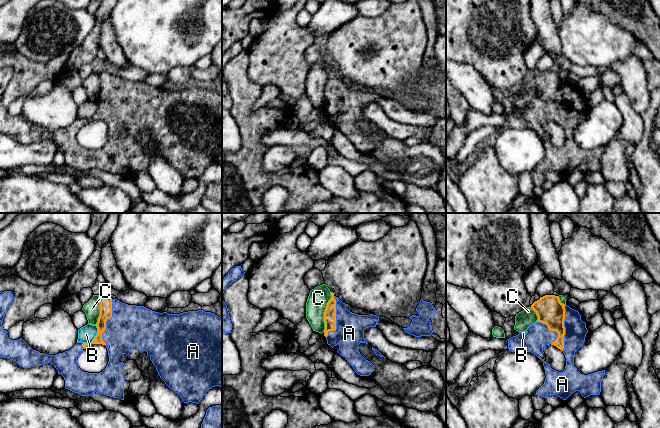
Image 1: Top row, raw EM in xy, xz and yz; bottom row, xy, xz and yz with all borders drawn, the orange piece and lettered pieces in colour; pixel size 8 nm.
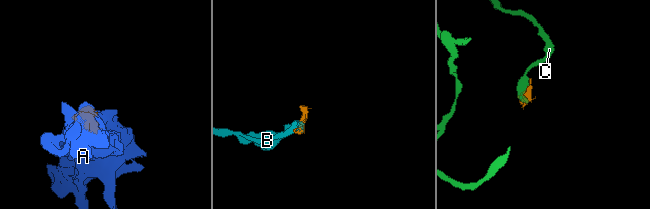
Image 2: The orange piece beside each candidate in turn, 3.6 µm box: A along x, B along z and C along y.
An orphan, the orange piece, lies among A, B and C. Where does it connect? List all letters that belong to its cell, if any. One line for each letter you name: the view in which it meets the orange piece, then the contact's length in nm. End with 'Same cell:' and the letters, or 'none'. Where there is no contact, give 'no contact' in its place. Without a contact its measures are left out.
A: contact in xy; length 380 nm
Same cell: A

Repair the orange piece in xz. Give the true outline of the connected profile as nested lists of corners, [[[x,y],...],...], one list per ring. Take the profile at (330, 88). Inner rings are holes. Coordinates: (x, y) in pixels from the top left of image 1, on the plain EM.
[[[333,68],[331,72],[324,88],[324,112],[327,120],[332,124],[338,120],[337,128],[347,136],[354,147],[360,152],[369,152],[375,146],[374,141],[360,130],[358,121],[368,120],[364,114],[364,106],[376,103],[379,92],[352,89]]]

